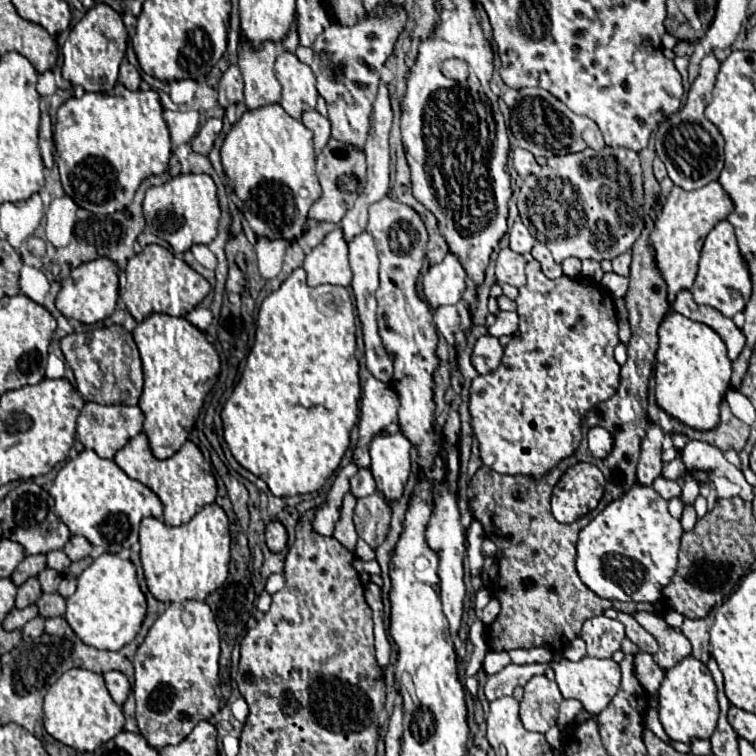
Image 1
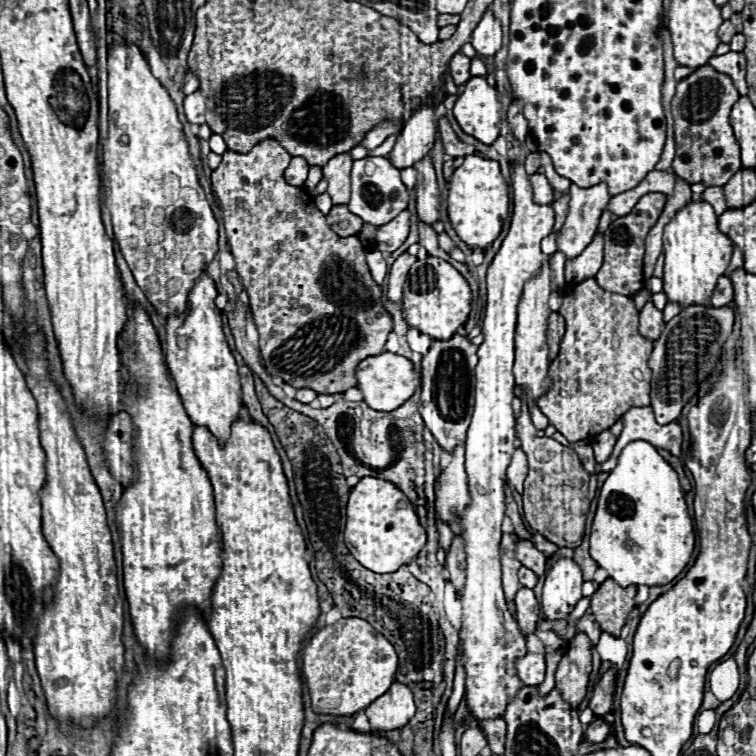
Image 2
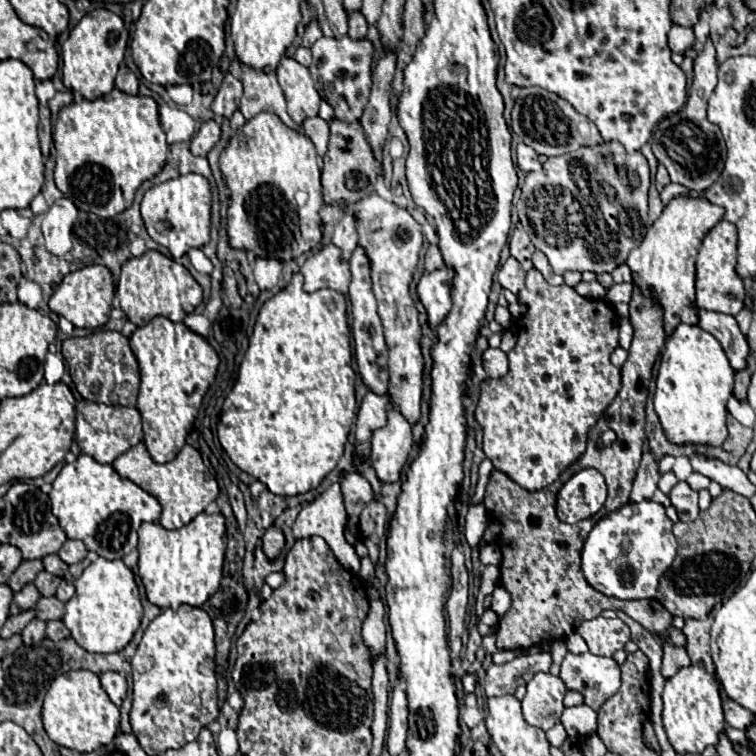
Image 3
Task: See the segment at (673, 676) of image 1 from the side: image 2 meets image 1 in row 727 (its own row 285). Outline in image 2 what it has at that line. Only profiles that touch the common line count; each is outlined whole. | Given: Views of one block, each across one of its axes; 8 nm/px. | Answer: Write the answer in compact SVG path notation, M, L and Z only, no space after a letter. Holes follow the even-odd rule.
M688 202L664 228L664 294L668 302L678 302L682 308L688 306L704 306L708 302L716 282L724 276L726 268L730 266L732 256L732 242L726 234L718 230L718 216L714 214L712 206L706 202Z

